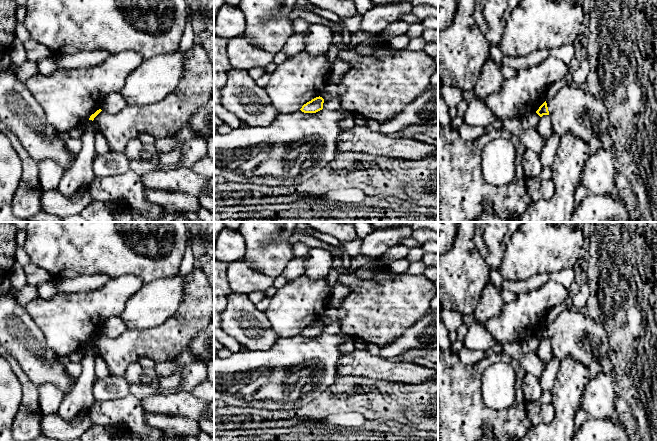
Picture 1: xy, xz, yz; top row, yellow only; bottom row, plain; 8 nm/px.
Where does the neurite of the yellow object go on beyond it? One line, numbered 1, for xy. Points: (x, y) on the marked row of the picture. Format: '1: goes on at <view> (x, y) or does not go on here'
1: does not go on here

